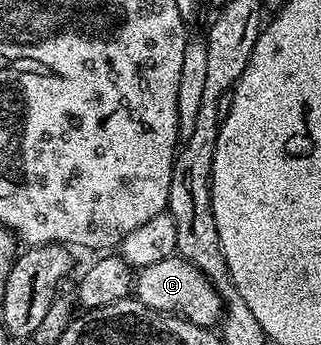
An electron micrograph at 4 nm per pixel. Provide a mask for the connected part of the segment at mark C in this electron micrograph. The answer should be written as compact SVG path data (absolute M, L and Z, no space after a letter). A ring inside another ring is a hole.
M178 256L142 267L134 275L133 294L149 308L165 314L178 314L180 318L188 318L198 326L218 327L225 313L223 297L216 292L215 285L194 264Z

